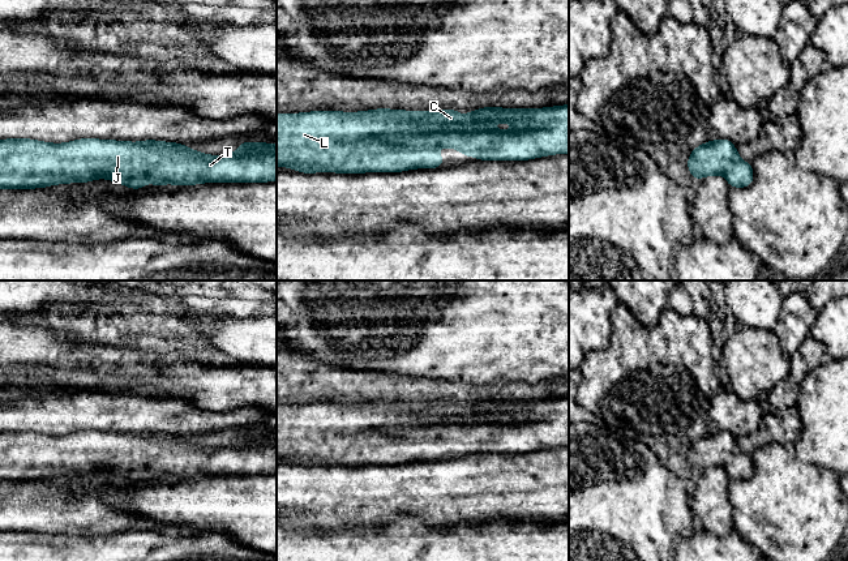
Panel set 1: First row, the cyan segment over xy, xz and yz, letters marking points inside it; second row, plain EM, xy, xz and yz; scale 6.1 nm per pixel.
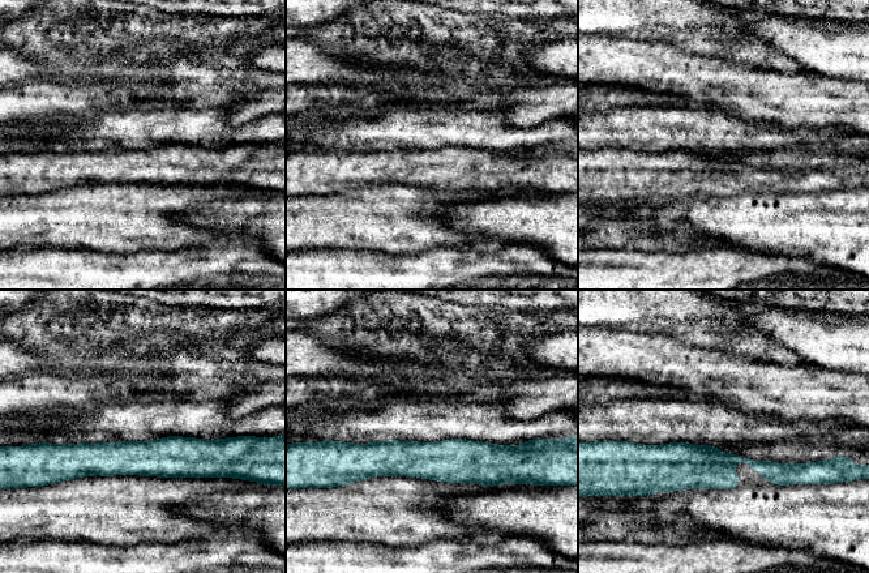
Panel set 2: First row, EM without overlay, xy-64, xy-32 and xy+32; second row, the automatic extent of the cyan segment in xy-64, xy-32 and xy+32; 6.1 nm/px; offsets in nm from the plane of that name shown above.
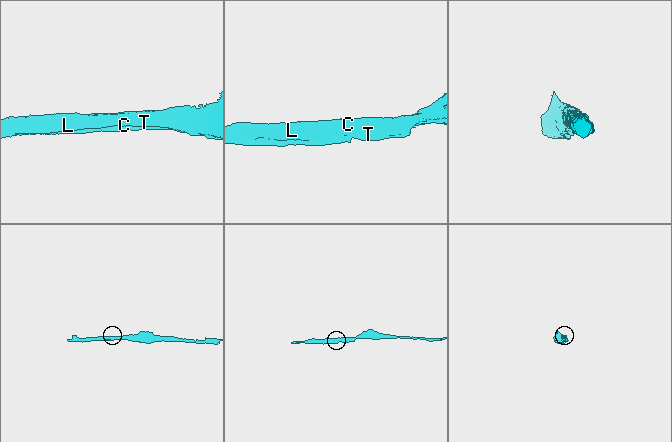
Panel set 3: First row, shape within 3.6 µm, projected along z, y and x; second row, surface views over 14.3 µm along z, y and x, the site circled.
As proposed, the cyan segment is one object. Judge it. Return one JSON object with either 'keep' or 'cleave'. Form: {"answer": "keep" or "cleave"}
{"answer": "keep"}

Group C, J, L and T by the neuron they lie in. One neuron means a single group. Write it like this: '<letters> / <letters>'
C J L T

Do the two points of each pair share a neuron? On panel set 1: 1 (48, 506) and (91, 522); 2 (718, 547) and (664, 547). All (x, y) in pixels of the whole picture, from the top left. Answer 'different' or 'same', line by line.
1: same
2: different

